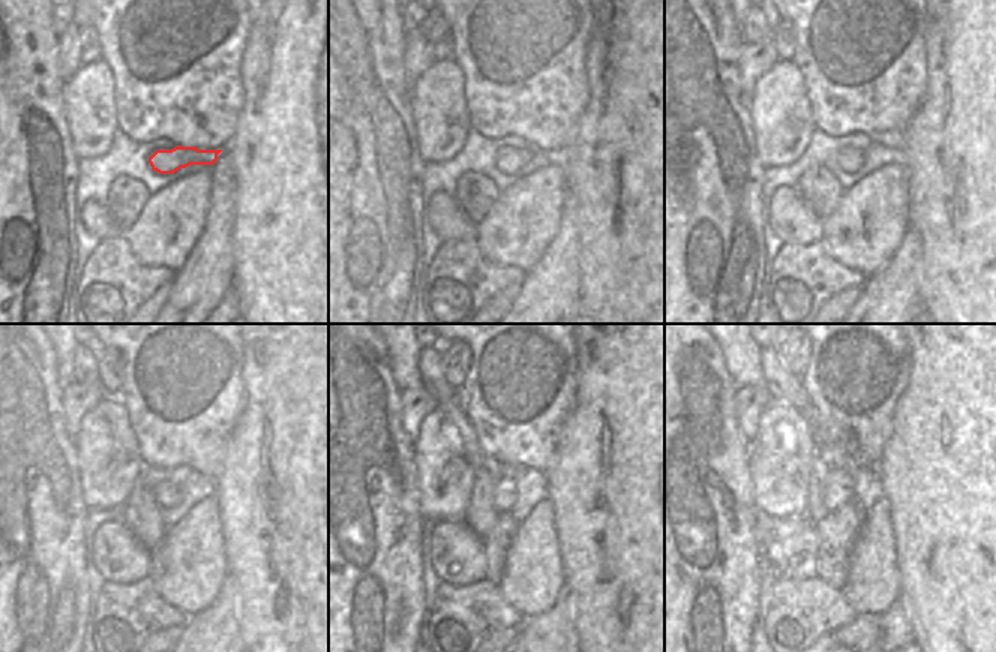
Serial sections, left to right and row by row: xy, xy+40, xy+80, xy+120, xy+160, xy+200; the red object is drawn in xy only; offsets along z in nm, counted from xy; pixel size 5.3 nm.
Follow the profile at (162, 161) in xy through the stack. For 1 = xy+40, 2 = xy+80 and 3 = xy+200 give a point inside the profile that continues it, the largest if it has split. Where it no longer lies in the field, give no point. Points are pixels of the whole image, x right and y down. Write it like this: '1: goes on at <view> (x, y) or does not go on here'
1: goes on at xy+40 (509, 161)
2: goes on at xy+80 (848, 159)
3: goes on at xy+200 (839, 490)

